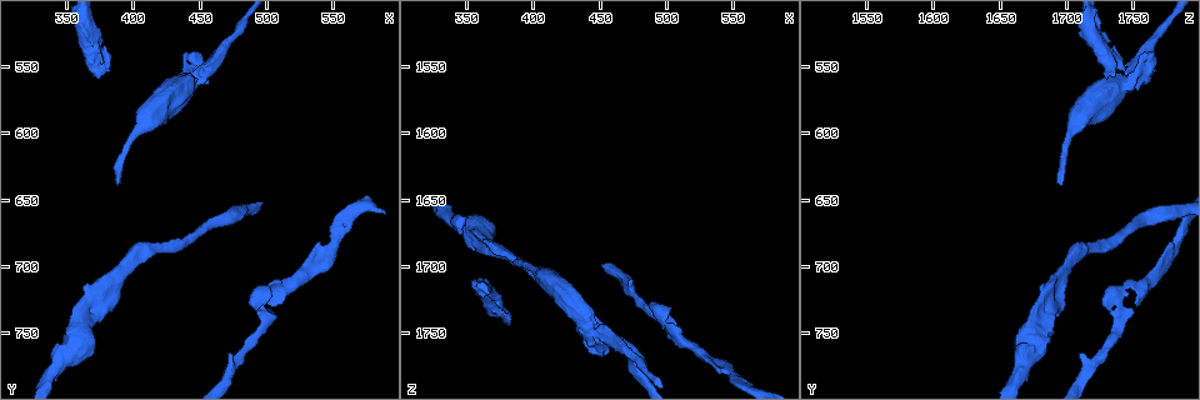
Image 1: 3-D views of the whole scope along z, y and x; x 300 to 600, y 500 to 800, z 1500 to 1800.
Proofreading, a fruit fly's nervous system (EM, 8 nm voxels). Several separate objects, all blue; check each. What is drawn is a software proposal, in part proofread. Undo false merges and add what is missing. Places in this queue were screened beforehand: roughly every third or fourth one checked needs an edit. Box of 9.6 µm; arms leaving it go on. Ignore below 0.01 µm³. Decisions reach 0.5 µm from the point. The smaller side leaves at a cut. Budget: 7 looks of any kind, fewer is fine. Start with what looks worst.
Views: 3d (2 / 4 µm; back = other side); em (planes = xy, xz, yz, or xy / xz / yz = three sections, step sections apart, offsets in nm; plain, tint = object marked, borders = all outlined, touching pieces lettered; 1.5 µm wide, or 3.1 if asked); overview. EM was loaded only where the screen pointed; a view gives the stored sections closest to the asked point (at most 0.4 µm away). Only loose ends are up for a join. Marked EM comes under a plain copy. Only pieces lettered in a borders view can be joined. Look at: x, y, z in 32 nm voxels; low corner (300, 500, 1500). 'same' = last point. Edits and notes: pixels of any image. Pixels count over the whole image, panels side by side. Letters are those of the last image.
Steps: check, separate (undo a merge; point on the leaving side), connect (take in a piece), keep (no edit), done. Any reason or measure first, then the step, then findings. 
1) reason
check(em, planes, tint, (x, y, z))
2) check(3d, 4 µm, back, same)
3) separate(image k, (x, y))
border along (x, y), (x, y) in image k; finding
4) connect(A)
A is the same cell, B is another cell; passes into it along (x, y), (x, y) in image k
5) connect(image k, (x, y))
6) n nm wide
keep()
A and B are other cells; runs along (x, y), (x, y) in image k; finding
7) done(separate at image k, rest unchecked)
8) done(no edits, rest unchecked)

thick end
check(em, yz, step 8, borders, (380, 554, 1742))

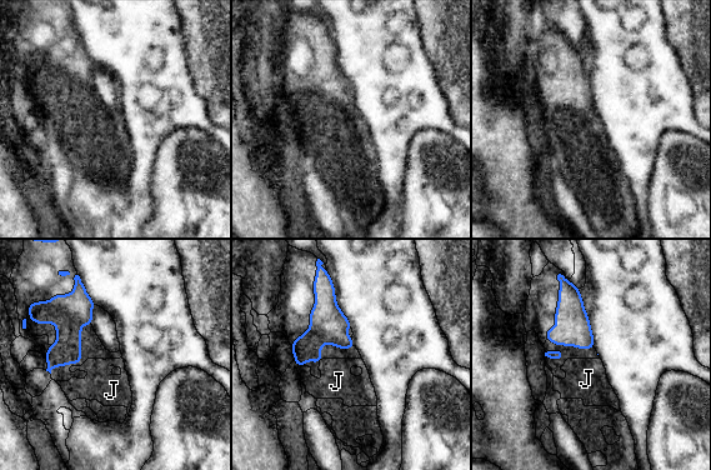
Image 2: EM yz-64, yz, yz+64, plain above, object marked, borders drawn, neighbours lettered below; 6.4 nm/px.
check(em, planes, borders, same)

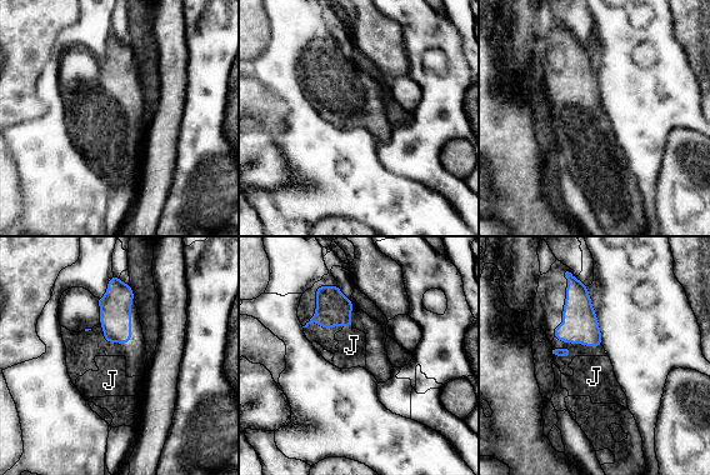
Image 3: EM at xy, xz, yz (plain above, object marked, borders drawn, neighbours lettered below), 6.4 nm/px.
connect(image 3, (351, 345))
J is the same cell; passes into it along (333, 308), (348, 325), (351, 345) in image 3; it goes on there

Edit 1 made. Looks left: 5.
free end
check(3d, 2 µm, (388, 636, 1698))

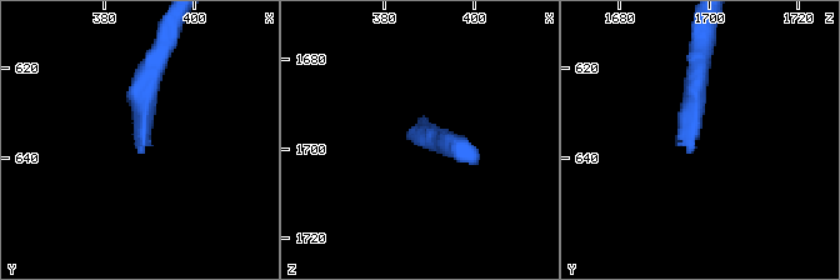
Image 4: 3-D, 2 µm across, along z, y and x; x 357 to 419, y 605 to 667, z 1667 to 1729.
check(em, xz, step 8, tint, (388, 639, 1696))

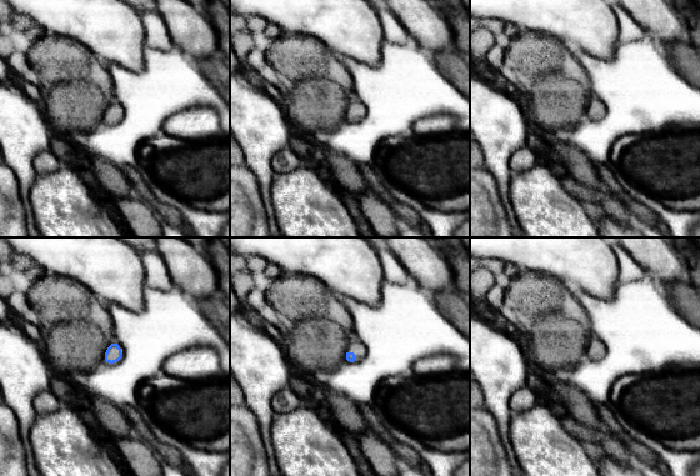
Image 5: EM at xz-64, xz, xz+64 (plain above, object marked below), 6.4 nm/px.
cut it another way
check(em, yz, step 4, borders, same)

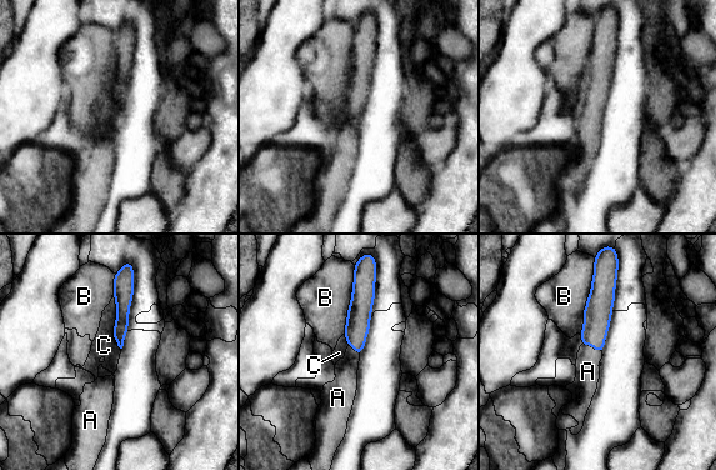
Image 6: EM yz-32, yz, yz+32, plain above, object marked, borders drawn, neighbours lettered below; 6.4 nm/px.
connect(image 6, (587, 371))
A is the same cell, B and C are other cells; passes into it along (597, 311), (592, 345), (587, 371) in image 6; it goes on there

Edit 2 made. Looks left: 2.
done(connect at image 3, connect at image 6, rest unchecked)

